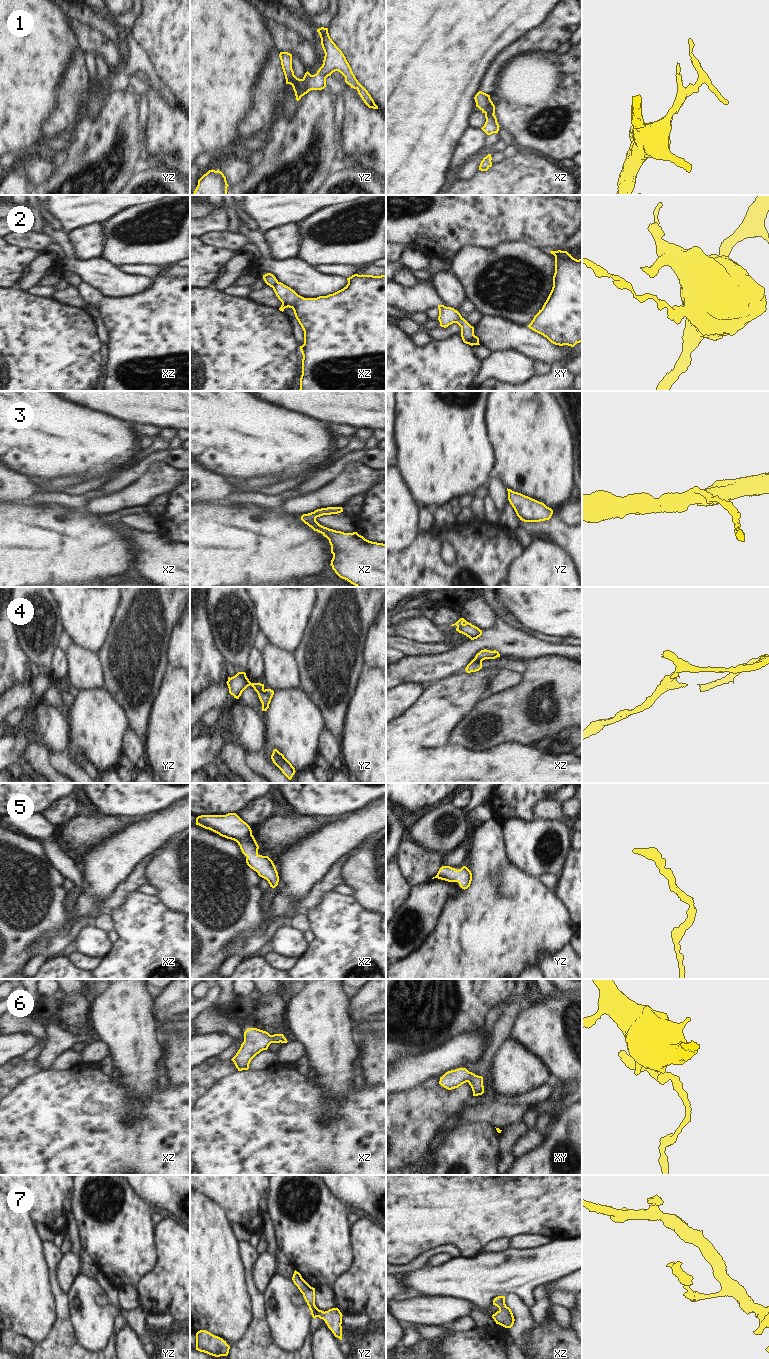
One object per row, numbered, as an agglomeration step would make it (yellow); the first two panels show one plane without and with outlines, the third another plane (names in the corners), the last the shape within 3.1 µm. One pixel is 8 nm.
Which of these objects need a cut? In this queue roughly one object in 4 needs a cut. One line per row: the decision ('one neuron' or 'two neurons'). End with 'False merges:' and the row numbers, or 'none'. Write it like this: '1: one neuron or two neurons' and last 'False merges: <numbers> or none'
1: one neuron
2: two neurons
3: one neuron
4: one neuron
5: one neuron
6: one neuron
7: one neuron
False merges: 2

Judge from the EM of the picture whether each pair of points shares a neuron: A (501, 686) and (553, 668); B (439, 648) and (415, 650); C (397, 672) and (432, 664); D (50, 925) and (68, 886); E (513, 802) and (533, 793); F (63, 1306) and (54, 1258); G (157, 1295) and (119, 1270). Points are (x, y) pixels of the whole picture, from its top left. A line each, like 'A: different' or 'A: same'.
A: different
B: same
C: same
D: different
E: same
F: same
G: different

